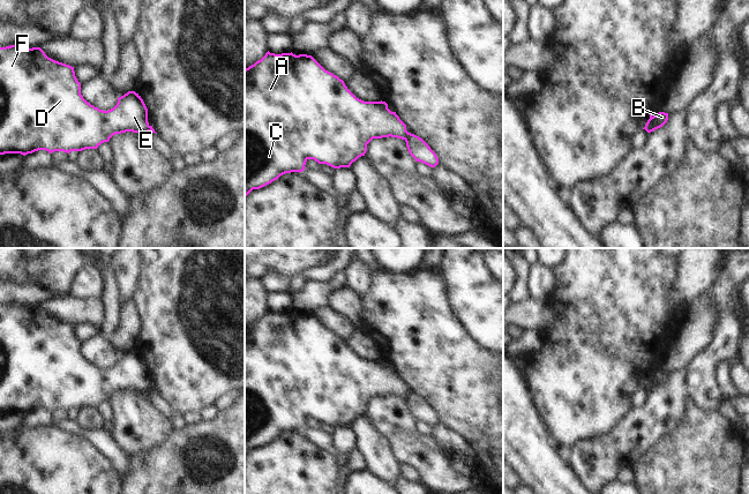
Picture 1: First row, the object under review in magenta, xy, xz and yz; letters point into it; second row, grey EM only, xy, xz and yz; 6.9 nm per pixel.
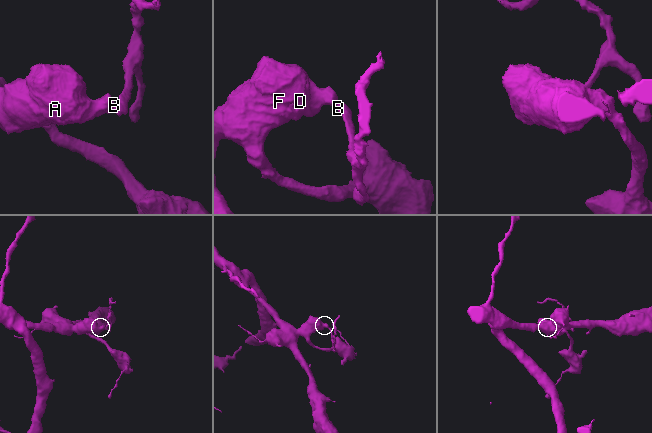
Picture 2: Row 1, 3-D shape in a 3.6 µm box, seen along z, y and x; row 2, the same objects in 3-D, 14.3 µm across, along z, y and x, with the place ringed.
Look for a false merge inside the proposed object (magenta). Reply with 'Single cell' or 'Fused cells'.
Fused cells

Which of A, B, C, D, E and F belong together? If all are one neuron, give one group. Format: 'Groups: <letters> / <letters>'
Groups: A C D E F / B

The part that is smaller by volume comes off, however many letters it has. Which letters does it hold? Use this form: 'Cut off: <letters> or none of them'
Cut off: B

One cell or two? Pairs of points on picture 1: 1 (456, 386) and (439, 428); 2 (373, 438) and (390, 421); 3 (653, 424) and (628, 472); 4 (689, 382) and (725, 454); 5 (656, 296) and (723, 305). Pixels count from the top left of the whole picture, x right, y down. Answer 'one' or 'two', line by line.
1: two
2: two
3: two
4: two
5: two

